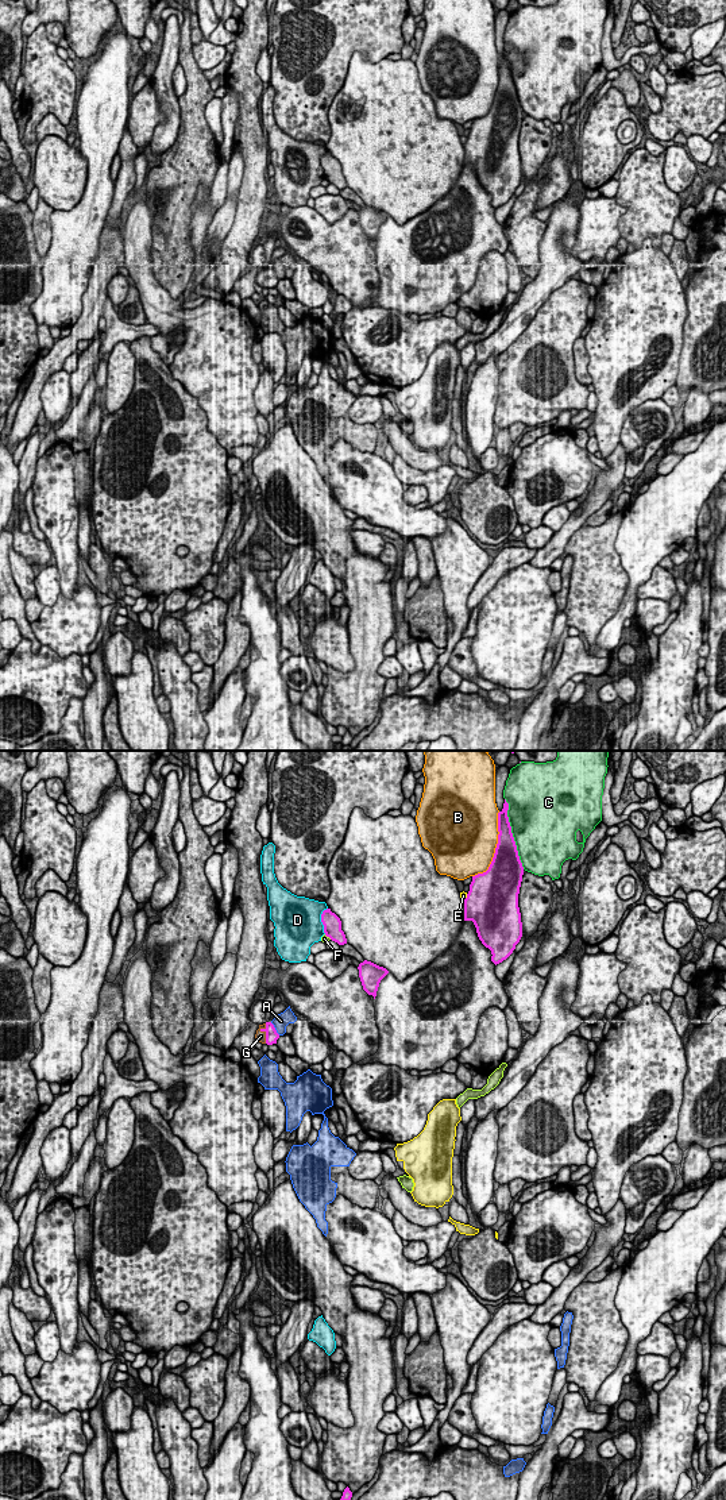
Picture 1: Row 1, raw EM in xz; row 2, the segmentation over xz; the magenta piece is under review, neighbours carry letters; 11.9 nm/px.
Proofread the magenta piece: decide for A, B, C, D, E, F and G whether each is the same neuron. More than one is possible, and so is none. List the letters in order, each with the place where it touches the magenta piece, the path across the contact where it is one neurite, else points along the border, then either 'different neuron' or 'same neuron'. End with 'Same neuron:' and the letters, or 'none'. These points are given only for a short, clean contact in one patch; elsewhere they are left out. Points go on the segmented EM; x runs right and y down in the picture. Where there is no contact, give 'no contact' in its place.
A: meets magenta in xz at (274, 1029); different neuron
B: meets magenta in xz at (495, 848); different neuron
C: meets magenta in xz at (512, 833); different neuron
D: meets magenta in xz at (321, 921); different neuron
E: meets magenta in xz at (466, 898); different neuron
F: meets magenta in xz at (328, 936); different neuron
G: meets magenta in xz at (266, 1033); same neuron
Same neuron: G

